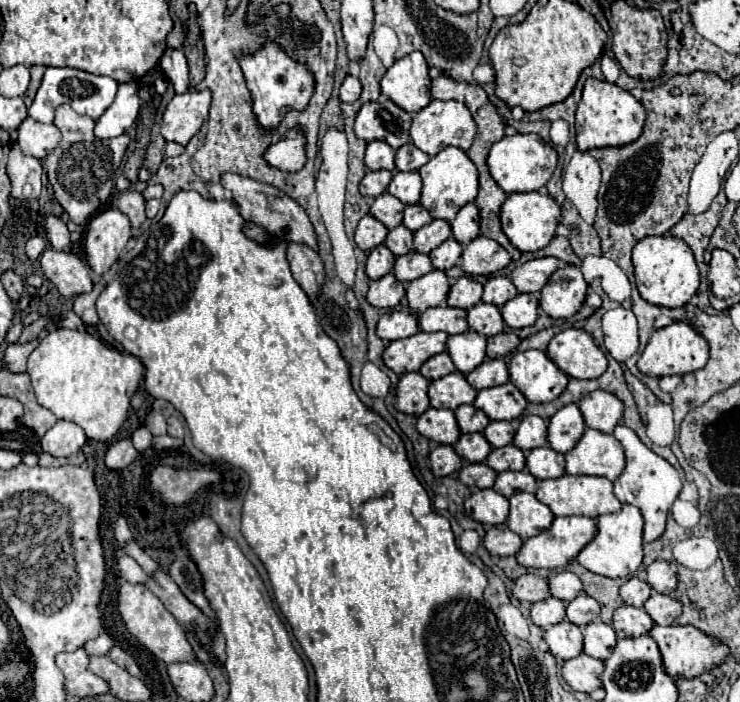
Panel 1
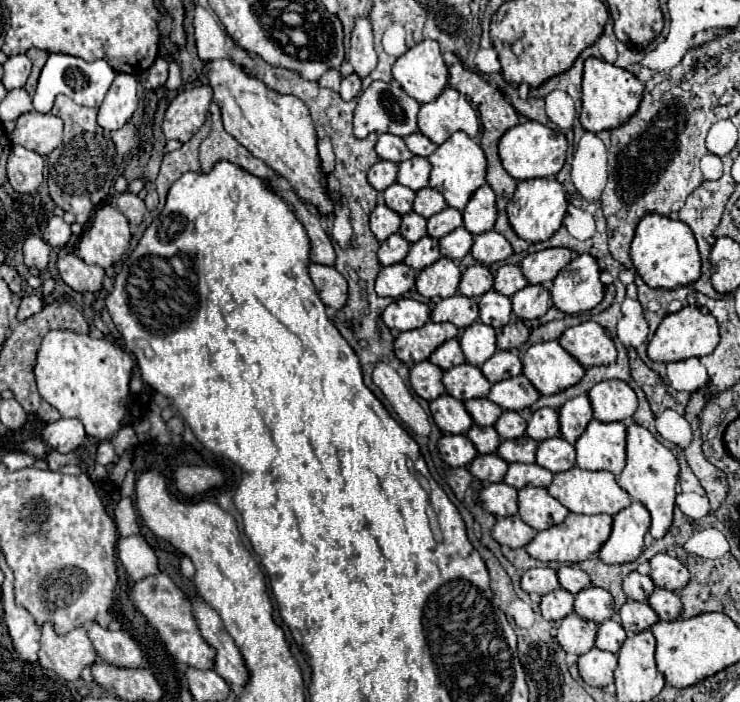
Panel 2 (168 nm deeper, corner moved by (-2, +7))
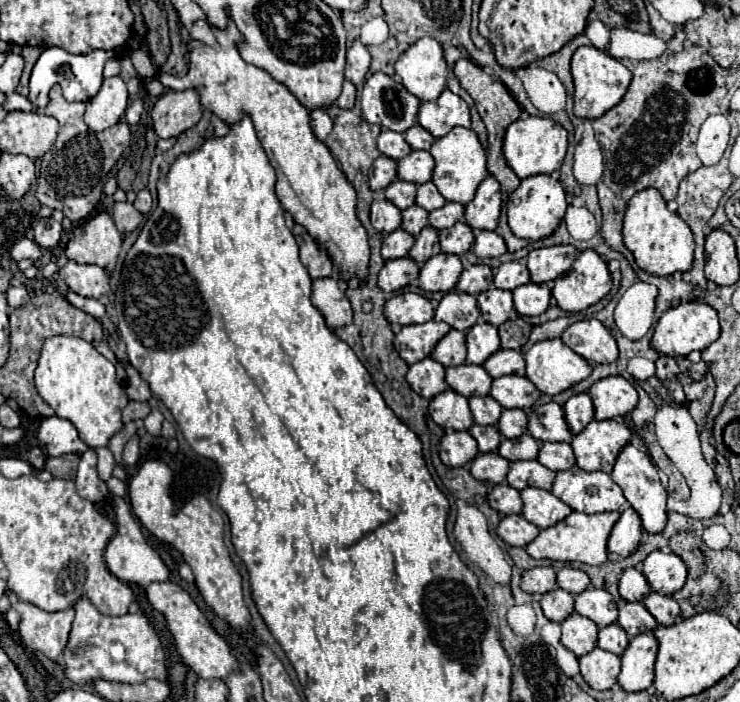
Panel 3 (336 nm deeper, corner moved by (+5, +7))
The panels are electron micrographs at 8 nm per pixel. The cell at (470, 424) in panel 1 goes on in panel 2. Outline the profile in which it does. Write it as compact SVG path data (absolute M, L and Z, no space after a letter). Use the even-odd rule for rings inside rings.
M487 397L473 399L473 401L465 401L465 409L473 417L473 421L477 425L481 425L481 427L495 425L495 421L499 419L499 415L503 413L503 409L499 405L495 405L493 401L489 401Z

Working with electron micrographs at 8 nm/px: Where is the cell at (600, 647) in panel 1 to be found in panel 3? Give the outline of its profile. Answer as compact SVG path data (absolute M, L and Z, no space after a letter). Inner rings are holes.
M618 623L602 627L598 633L598 647L604 651L610 651L614 655L622 655L628 647L628 641L630 639L628 639L626 631Z

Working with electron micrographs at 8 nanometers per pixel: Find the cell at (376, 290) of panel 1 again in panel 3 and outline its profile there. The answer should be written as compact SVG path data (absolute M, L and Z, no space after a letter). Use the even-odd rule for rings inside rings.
M410 257L390 259L386 261L386 265L378 275L378 285L384 291L400 291L406 285L410 285L410 281L418 277L418 273L420 273L420 267Z

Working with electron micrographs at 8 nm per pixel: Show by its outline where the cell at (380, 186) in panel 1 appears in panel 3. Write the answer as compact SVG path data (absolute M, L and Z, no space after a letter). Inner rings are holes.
M380 155L374 165L372 165L372 173L370 173L370 189L372 191L380 191L386 189L394 179L396 179L396 159L384 157Z

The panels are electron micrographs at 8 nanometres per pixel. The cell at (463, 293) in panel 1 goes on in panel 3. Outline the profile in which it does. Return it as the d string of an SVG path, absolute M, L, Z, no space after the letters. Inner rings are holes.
M472 265L470 269L464 269L458 281L458 289L462 293L470 293L470 295L478 295L482 291L486 291L494 281L494 273L488 265Z

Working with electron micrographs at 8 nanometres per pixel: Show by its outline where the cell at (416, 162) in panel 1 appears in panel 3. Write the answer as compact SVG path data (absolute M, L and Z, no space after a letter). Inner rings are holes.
M414 125L414 129L408 129L408 131L404 133L404 137L406 137L406 141L410 143L412 149L430 149L432 143L436 141L436 139L432 137L432 133L426 131L426 129L422 129L420 125Z

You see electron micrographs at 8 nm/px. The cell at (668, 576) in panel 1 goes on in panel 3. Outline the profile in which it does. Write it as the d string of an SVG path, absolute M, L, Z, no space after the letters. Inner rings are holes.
M652 551L644 559L644 575L656 593L672 595L686 583L686 565L674 553Z

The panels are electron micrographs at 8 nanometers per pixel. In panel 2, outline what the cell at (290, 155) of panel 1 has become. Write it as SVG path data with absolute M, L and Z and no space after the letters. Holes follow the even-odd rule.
M219 59L219 61L209 63L209 85L213 87L213 101L221 107L225 131L231 133L253 157L265 161L271 169L275 169L281 177L285 177L295 187L295 191L301 199L313 203L325 215L333 213L335 205L327 197L327 193L321 185L323 173L321 173L319 157L317 157L317 133L315 133L315 125L313 125L307 105L301 99L297 99L295 95L279 95L279 93L269 91L259 79L249 77L239 65L235 65L229 59Z

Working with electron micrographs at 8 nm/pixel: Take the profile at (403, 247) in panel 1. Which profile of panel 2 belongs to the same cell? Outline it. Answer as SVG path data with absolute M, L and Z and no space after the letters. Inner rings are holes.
M413 211L405 213L401 227L399 227L399 235L405 237L409 243L415 243L425 235L425 225L427 225L427 219L423 219L421 215L417 215Z

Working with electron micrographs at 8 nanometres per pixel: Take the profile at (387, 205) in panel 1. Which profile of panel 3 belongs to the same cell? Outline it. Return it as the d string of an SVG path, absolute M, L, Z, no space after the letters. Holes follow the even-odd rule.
M396 179L386 187L386 199L392 201L398 209L408 209L416 203L416 189L418 185Z

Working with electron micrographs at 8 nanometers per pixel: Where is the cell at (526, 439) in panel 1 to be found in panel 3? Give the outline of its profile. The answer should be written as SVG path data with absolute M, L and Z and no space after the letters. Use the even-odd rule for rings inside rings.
M550 401L546 405L540 405L530 413L528 431L540 443L546 443L546 441L566 441L566 443L570 443L572 437L574 437L570 433L570 427L566 425L562 407L554 401Z

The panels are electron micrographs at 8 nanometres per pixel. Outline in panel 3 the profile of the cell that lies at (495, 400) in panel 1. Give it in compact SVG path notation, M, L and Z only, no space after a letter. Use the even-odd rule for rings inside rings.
M504 375L494 379L490 395L504 409L530 409L542 395L536 385L522 375Z

